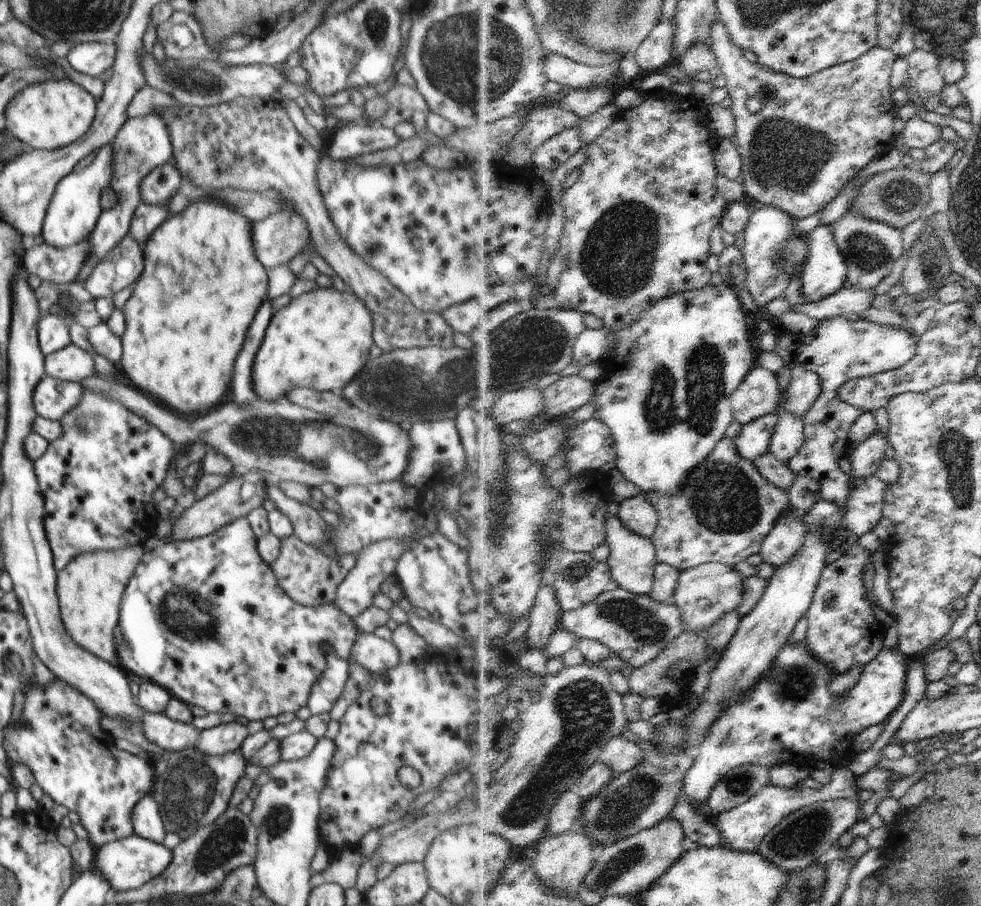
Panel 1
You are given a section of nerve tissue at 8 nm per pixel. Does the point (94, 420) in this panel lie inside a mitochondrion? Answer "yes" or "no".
yes

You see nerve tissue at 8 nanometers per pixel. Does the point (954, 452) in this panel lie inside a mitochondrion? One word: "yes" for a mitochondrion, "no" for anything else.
yes

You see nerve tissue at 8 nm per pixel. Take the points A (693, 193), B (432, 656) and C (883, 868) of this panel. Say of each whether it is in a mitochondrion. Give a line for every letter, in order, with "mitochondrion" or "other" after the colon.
A: other
B: other
C: other

